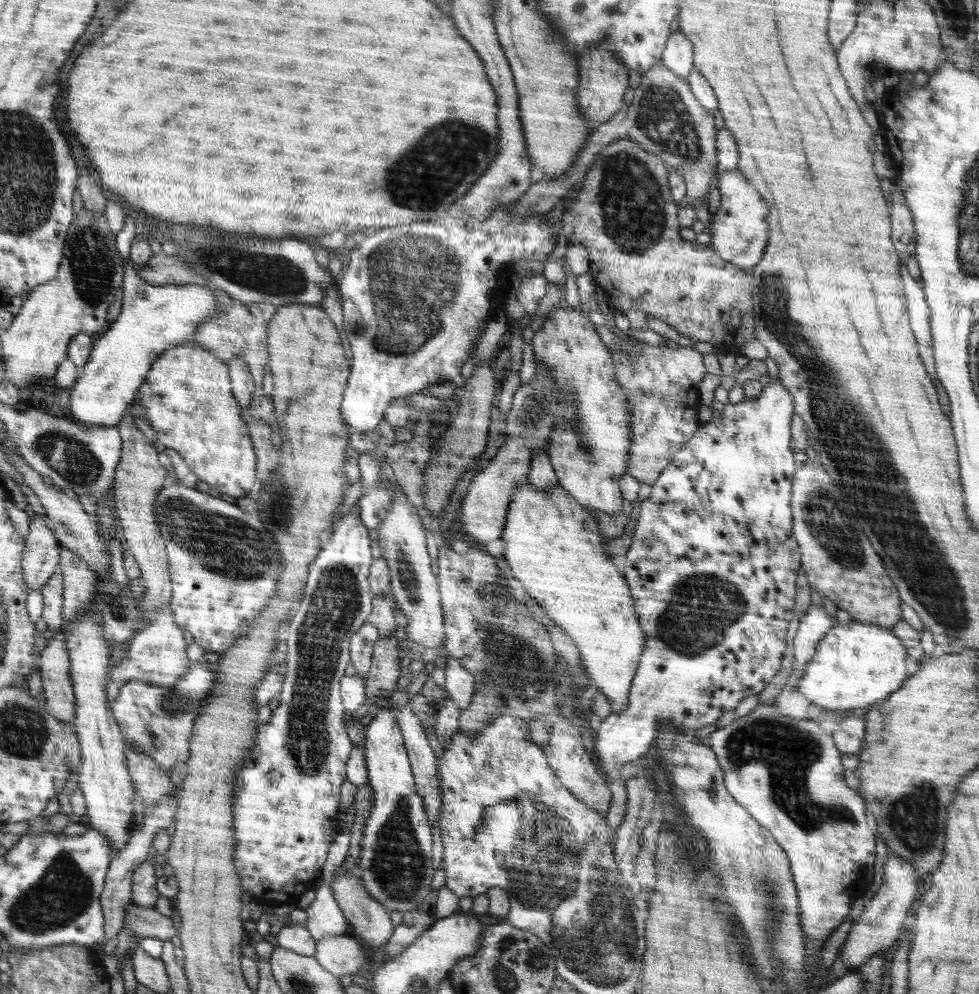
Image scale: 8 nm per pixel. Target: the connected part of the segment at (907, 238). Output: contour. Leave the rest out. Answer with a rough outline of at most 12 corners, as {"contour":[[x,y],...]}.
{"contour":[[898,185],[891,204],[891,238],[900,260],[915,256],[917,234]]}

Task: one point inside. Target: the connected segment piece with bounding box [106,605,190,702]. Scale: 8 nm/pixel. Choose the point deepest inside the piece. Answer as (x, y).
(157, 655)

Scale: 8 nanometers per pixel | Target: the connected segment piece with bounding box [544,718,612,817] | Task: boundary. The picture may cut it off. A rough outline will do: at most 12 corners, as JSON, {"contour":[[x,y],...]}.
{"contour":[[572,720],[550,725],[547,761],[580,802],[605,817],[610,790]]}

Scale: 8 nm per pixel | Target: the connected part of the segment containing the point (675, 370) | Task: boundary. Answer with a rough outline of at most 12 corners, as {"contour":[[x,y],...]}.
{"contour":[[692,346],[608,350],[631,406],[627,473],[653,485],[698,430]]}

